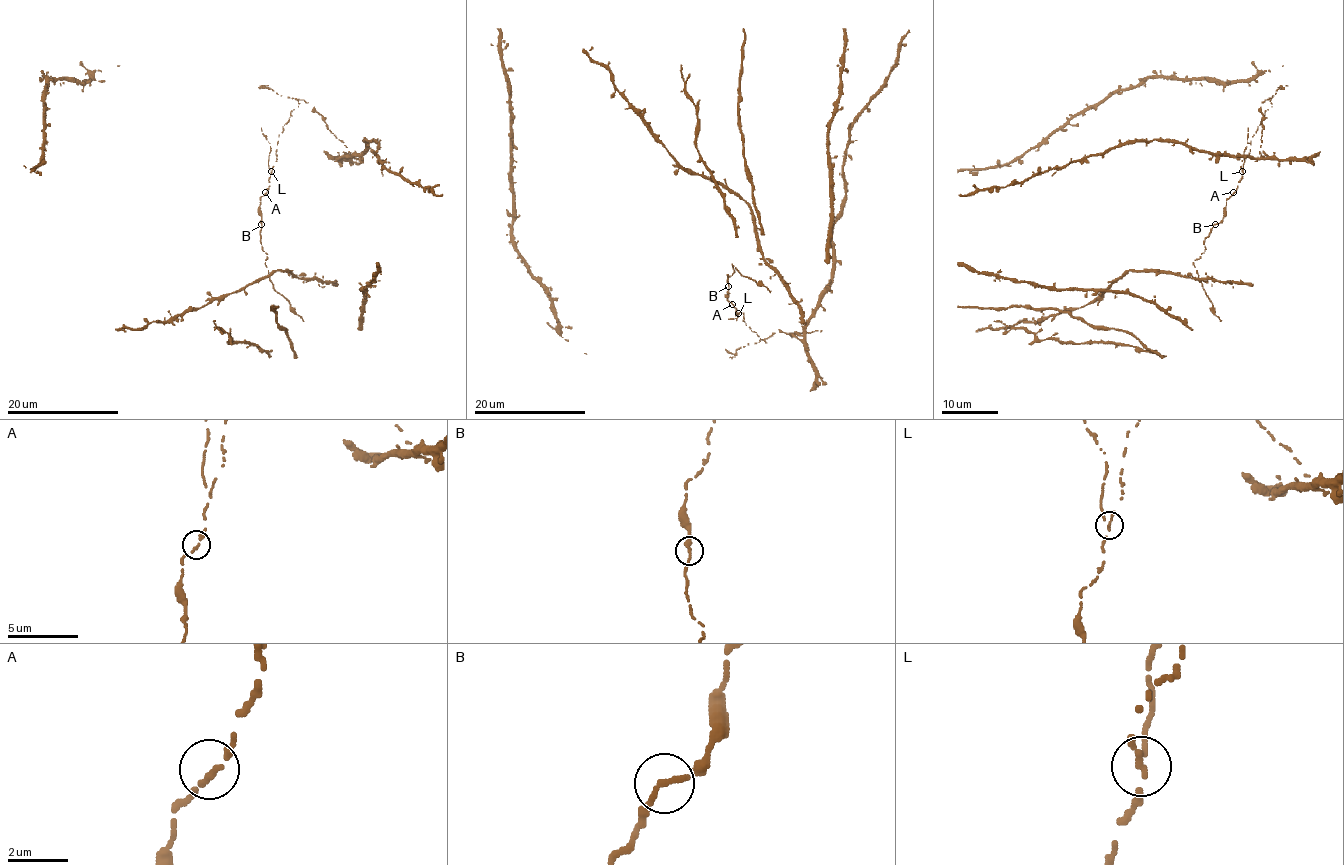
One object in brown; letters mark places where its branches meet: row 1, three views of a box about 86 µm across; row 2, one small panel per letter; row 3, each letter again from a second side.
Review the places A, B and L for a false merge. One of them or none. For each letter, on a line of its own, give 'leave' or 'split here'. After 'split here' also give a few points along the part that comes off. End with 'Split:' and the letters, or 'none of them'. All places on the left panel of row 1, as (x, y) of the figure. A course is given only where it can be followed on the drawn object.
A: leave
B: leave
L: split here | (271, 171), (278, 136), (299, 100), (313, 107), (348, 152), (355, 153)
Split: L

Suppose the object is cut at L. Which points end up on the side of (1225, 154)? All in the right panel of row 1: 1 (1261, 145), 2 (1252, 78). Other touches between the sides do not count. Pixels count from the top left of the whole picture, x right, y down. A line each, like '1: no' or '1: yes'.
1: no
2: yes

